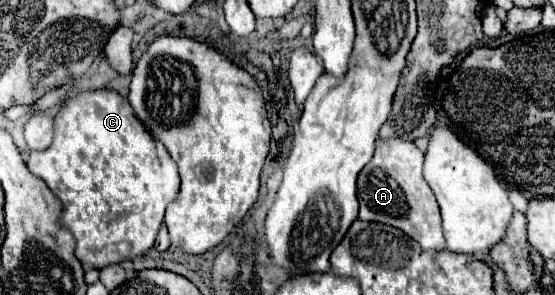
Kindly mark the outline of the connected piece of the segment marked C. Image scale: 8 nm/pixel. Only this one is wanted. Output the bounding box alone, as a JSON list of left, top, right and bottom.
[27,90,179,268]

